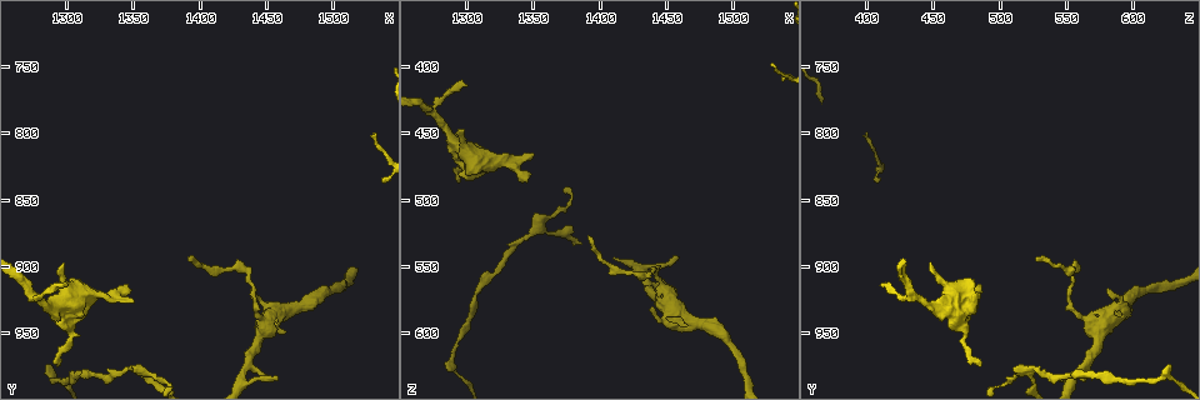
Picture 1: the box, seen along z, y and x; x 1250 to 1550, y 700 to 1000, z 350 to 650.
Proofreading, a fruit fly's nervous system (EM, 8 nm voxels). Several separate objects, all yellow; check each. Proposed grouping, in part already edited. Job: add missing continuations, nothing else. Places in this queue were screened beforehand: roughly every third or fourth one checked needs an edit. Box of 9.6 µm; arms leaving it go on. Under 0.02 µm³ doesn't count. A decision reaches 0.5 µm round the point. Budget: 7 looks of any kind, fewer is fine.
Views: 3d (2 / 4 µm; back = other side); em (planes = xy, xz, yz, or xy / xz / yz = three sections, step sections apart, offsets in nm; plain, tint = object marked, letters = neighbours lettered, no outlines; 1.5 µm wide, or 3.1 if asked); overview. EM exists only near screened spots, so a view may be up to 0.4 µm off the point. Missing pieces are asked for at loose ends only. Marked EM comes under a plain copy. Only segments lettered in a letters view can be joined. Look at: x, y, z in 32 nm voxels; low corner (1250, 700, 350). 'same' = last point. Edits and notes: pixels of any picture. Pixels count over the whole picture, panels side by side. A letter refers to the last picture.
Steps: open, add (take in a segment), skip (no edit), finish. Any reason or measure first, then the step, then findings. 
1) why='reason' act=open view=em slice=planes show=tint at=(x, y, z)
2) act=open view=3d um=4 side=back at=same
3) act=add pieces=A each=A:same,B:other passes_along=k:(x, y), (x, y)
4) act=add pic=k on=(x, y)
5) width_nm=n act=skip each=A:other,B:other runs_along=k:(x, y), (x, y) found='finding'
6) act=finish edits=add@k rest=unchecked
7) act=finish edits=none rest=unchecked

why='tapers out' act=open view=em slice=yz step=4 show=letters at=(1298, 898, 448)

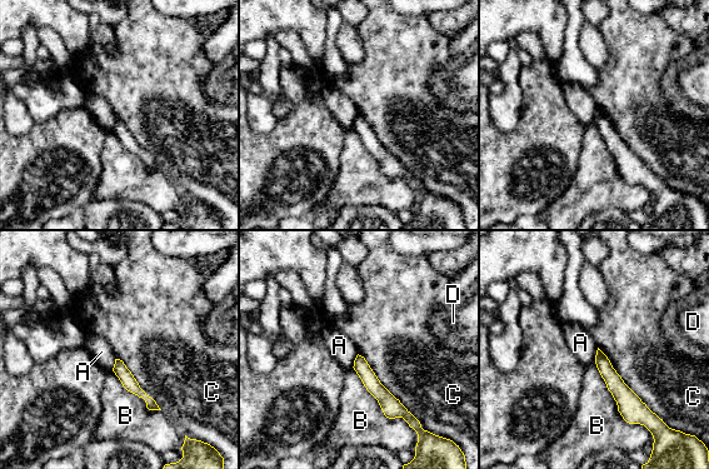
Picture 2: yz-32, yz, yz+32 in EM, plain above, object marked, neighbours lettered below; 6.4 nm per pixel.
act=skip each=A:other,B:other,C:other,D:other runs_along=2:(599, 354), (607, 372), (635, 415) found='no lettered segment goes on from it'

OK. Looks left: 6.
why='branch stops here' act=open view=em slice=xy step=8 show=tint at=(1392, 892, 526)

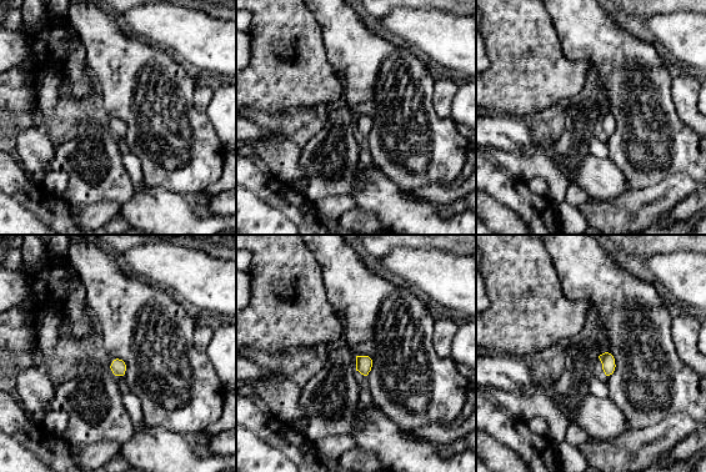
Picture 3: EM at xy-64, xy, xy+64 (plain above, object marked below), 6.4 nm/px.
why='cut it another way' act=open view=em slice=planes show=letters at=same

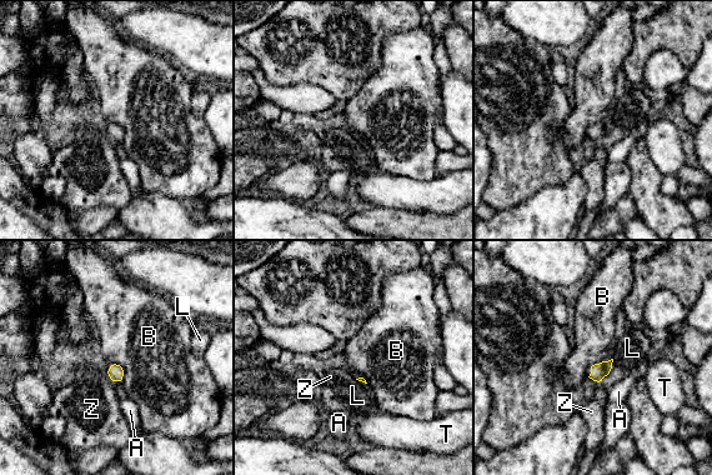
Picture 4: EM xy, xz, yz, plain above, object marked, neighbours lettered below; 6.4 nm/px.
longest_contact=B:130nm act=skip each=A:other,B:other,L:other,T:other,Z:other border=4:(114, 363), (123, 370), (121, 380) found='none of them fits'

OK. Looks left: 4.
act=open view=em slice=xz step=4 show=letters at=(1294, 972, 488)

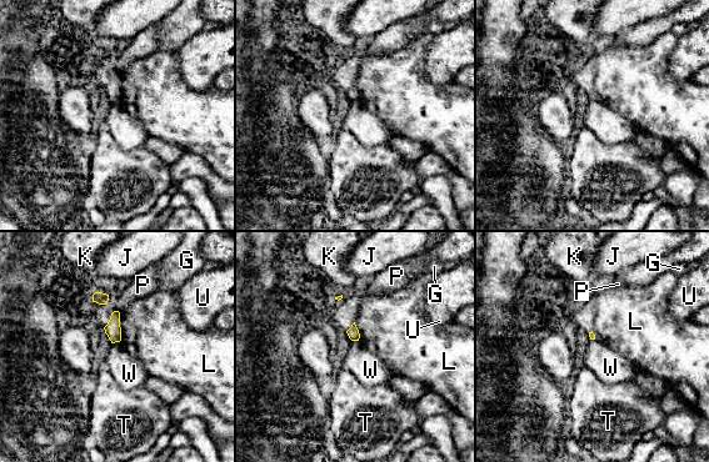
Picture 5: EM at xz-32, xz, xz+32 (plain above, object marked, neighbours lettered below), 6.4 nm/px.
act=skip each=G:other,J:other,K:other,L:other,P:other,T:other,U:other,W:other border=5:(119, 341), (111, 344) found='none of them fits'

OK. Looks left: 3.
act=finish edits=none rest=unchecked

